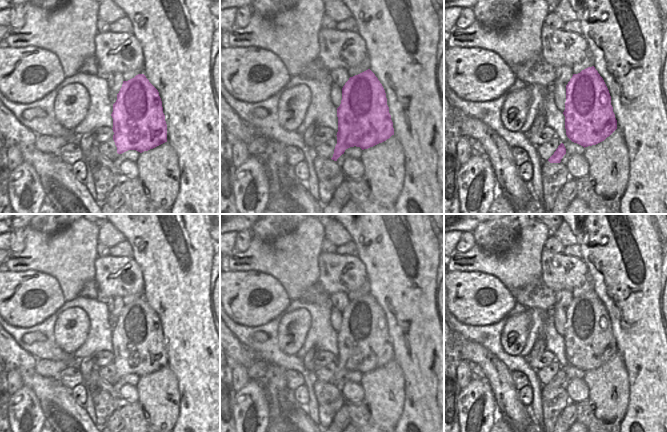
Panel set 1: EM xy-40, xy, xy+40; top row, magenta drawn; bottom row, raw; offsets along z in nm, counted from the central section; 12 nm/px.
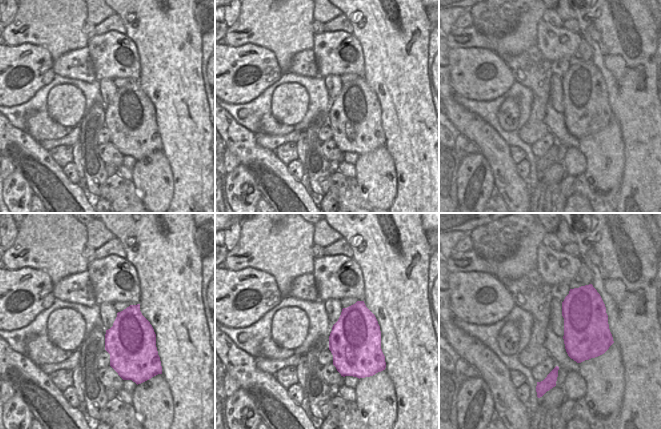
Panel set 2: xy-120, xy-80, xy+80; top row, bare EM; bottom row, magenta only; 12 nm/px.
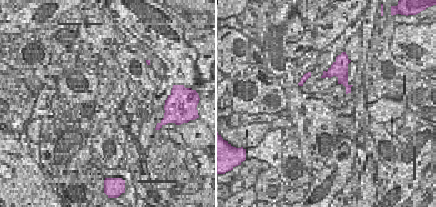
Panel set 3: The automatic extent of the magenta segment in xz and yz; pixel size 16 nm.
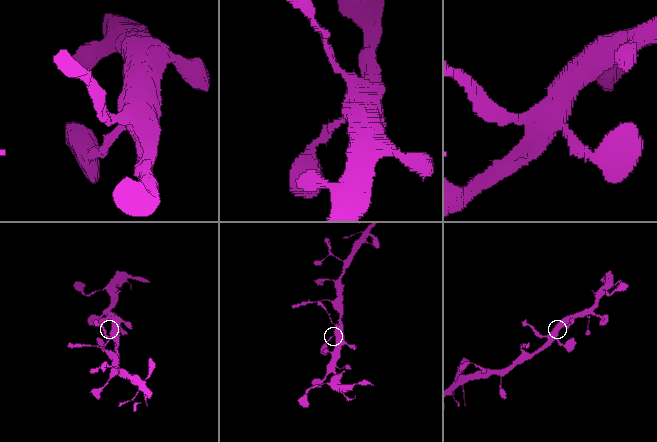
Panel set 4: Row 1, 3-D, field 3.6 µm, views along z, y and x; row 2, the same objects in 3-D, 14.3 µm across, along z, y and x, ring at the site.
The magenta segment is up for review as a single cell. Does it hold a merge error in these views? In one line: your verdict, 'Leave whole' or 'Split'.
Leave whole.

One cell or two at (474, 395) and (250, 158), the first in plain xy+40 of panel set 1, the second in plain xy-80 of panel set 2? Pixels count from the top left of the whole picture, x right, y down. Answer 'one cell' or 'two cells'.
two cells

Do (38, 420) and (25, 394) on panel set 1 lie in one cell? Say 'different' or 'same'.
same

